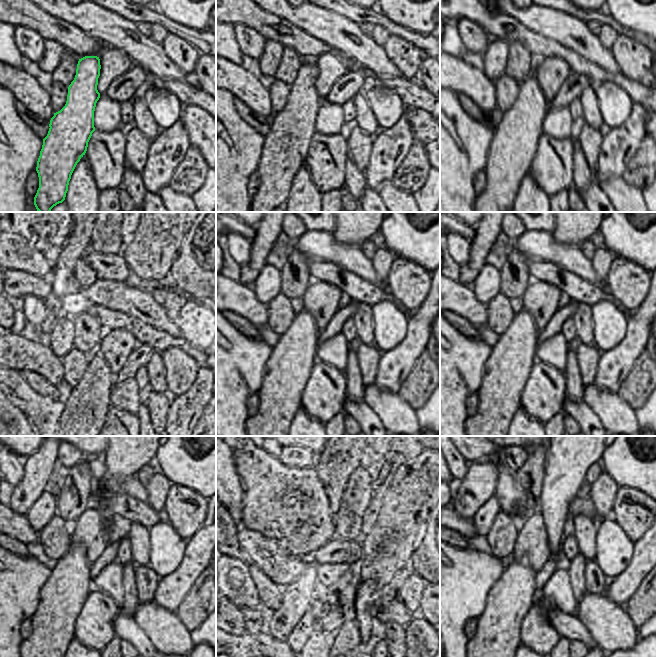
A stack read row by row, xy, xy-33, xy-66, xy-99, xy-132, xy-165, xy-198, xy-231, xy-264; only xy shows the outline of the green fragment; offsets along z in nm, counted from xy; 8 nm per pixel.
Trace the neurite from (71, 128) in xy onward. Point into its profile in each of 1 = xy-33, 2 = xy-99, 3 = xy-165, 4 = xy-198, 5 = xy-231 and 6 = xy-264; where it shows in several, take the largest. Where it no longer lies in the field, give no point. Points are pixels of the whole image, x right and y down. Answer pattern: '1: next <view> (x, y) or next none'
1: next xy-33 (286, 149)
2: next xy-99 (69, 358)
3: next xy-165 (513, 357)
4: next xy-198 (62, 598)
5: next xy-231 (286, 598)
6: next xy-264 (497, 639)

